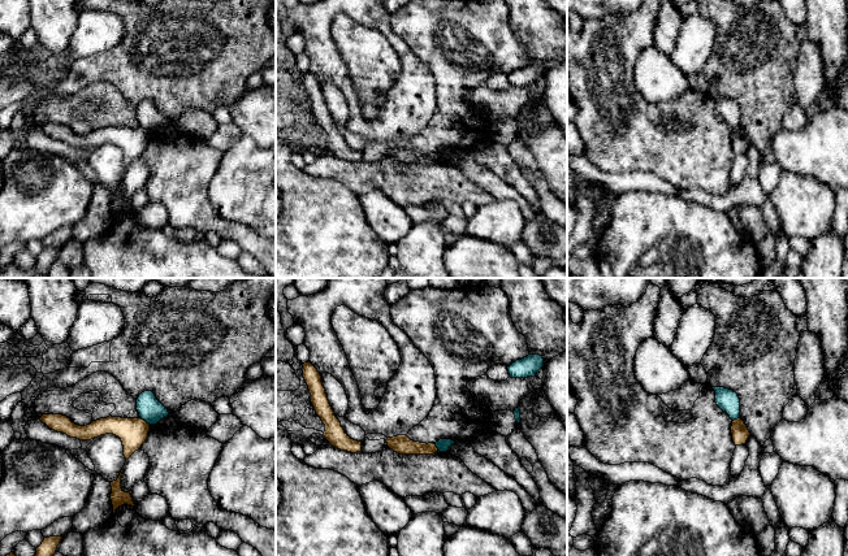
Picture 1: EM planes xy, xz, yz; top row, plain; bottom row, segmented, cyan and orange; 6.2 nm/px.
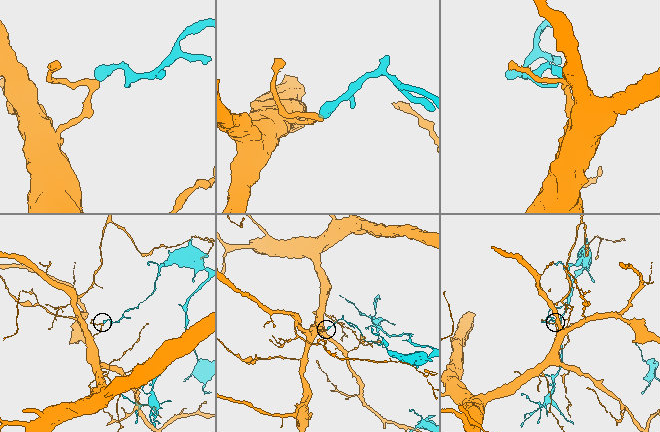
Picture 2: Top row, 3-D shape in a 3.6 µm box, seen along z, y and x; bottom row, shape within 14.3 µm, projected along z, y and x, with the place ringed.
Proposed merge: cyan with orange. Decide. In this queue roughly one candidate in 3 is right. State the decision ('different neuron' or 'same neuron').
different neuron

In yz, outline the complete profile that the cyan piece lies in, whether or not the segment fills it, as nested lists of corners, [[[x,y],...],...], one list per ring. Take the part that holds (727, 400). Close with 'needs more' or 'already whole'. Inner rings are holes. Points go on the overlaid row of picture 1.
[[[711,387],[715,391],[717,405],[726,412],[730,418],[740,418],[740,399],[736,392],[724,387]]]; already whole

